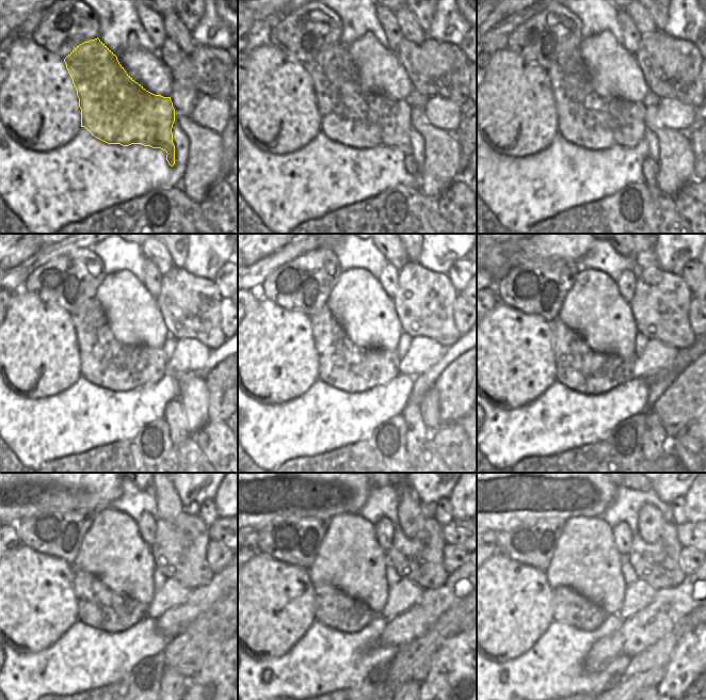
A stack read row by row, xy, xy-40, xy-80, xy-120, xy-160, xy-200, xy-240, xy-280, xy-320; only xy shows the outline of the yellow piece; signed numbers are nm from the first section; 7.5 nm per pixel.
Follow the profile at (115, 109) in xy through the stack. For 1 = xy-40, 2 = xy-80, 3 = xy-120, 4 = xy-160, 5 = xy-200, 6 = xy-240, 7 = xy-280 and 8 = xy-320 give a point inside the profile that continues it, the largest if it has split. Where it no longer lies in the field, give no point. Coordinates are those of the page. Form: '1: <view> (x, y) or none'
1: xy-40 (349, 114)
2: xy-80 (584, 118)
3: xy-120 (105, 362)
4: xy-160 (341, 364)
5: xy-200 (580, 368)
6: xy-240 (97, 606)
7: xy-280 (334, 608)
8: xy-320 (572, 608)

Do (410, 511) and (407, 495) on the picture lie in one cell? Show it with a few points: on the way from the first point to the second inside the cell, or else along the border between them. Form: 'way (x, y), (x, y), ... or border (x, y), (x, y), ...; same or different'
way (408, 507), (407, 499); same

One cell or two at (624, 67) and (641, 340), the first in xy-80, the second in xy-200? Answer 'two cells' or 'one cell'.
two cells

